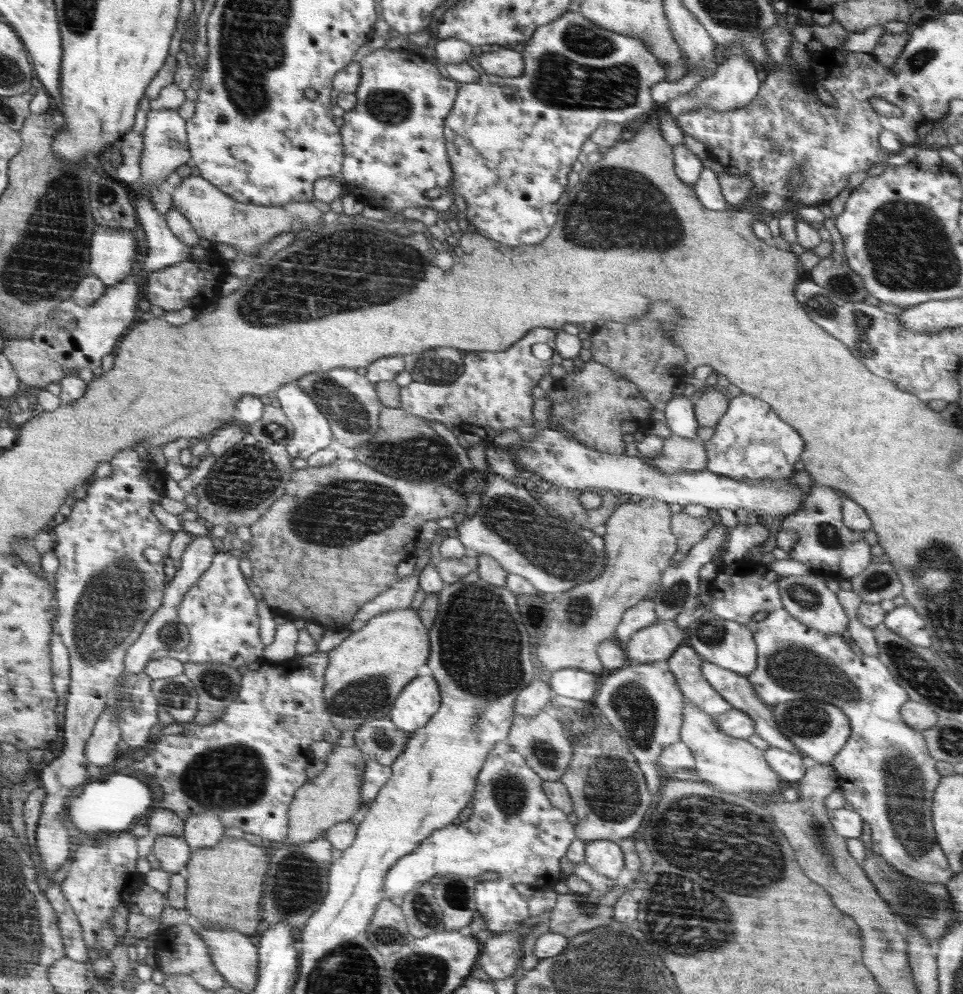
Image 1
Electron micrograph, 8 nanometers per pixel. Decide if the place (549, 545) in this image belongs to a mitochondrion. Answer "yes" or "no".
yes

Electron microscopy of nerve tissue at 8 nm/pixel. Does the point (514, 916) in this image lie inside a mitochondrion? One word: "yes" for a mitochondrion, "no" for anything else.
no

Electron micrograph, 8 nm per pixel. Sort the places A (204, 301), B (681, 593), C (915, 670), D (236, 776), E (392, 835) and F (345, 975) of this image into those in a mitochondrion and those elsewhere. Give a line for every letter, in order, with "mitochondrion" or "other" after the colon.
A: other
B: mitochondrion
C: mitochondrion
D: mitochondrion
E: other
F: mitochondrion

